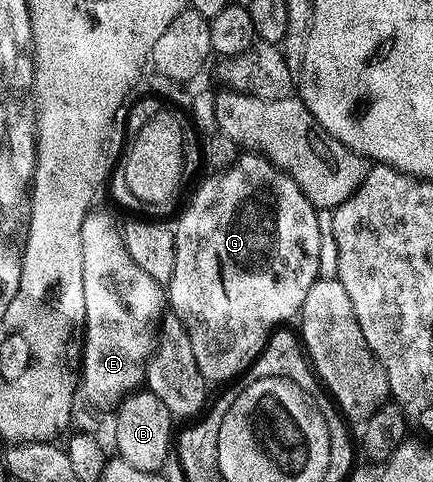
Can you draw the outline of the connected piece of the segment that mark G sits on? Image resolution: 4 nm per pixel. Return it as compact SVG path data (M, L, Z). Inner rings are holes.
M253 152L239 153L238 158L233 165L227 170L221 172L214 172L209 175L211 178L206 178L198 186L198 191L190 198L190 203L186 206L186 211L178 218L178 223L173 223L172 229L174 232L174 243L176 244L176 272L172 272L172 280L168 283L168 306L175 316L180 320L180 324L184 324L184 328L188 332L188 340L192 340L192 352L196 356L196 365L200 368L200 372L206 378L207 383L214 384L214 382L226 382L229 378L245 375L246 369L251 366L258 358L258 353L264 348L264 344L270 339L271 334L275 329L281 327L289 318L297 319L302 313L302 305L308 296L308 288L312 288L312 284L317 282L320 275L318 269L320 268L320 224L318 223L318 210L308 200L308 196L304 196L304 192L300 192L300 188L296 184L296 180L292 176L288 176L284 171L273 166L267 158L263 158L261 154Z

